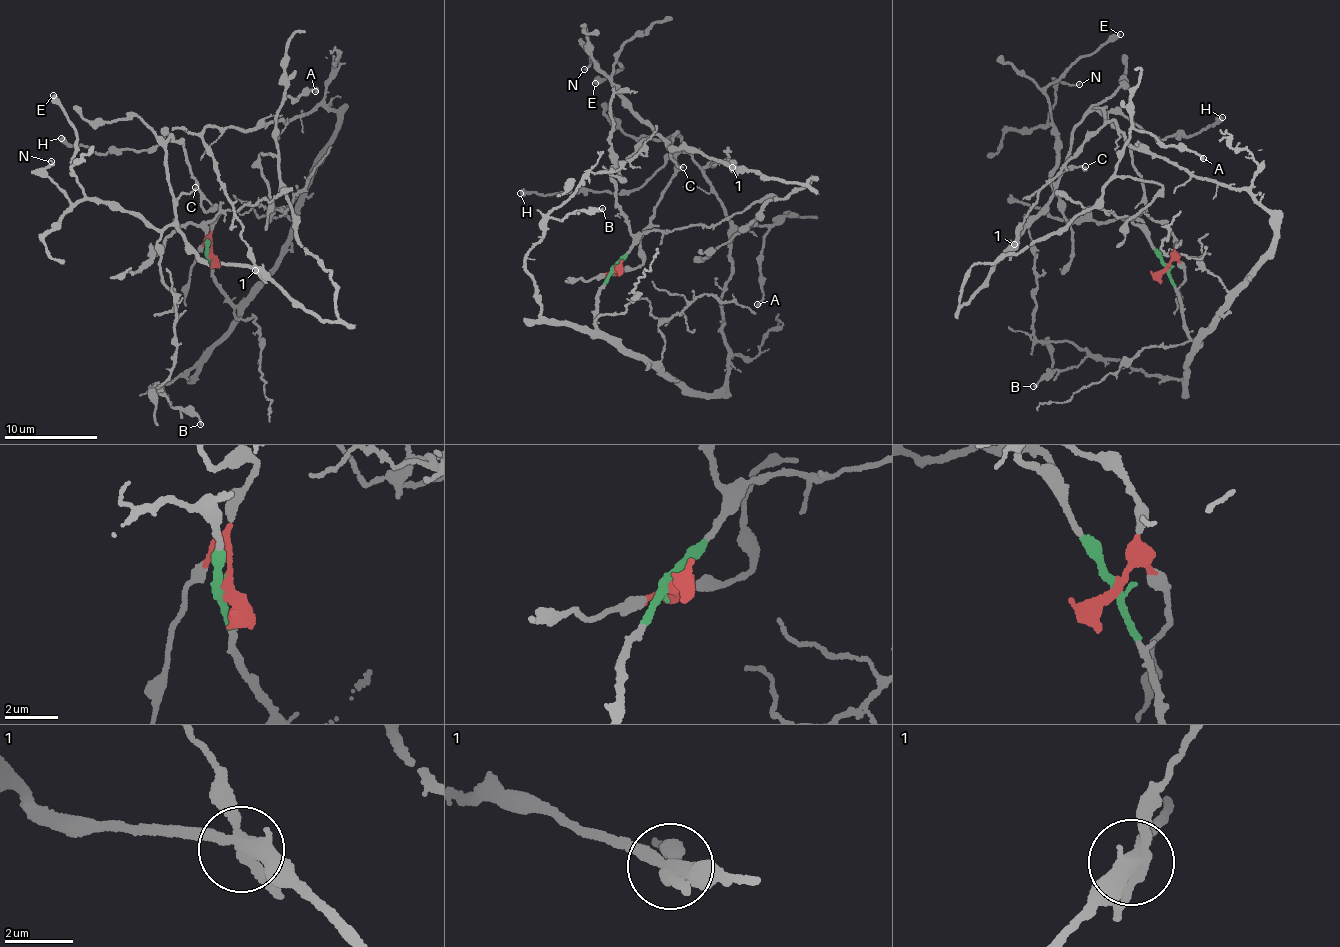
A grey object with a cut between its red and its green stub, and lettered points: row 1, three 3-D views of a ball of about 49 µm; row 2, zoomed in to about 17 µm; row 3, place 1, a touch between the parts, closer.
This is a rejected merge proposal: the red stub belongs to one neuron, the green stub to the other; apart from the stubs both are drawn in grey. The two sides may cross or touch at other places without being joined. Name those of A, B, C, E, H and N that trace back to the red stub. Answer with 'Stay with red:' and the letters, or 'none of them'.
Stay with red: A, C, E, H, N

